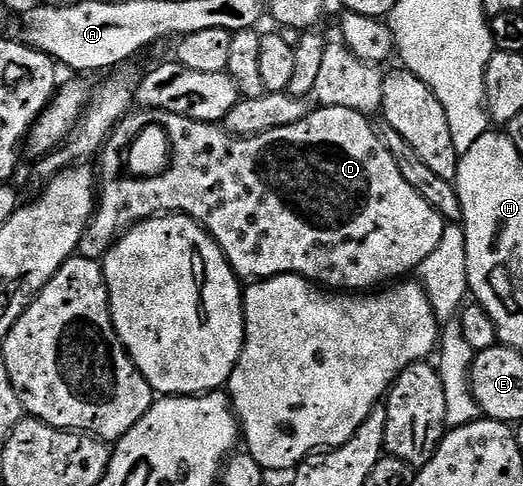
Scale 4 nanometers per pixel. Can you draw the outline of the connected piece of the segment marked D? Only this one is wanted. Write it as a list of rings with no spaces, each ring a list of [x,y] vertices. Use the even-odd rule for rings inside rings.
[[[317,106],[309,110],[308,116],[294,125],[286,125],[282,129],[270,129],[270,133],[255,135],[249,139],[239,139],[237,135],[230,135],[223,126],[215,123],[195,123],[190,117],[182,117],[178,113],[165,111],[139,112],[141,124],[150,127],[160,127],[168,135],[172,143],[172,157],[170,165],[164,170],[163,175],[135,178],[127,173],[121,175],[103,176],[102,186],[98,191],[98,204],[96,214],[88,222],[88,228],[82,233],[82,241],[78,248],[81,259],[103,260],[108,251],[123,238],[131,227],[138,223],[145,223],[147,219],[154,219],[157,215],[185,215],[195,223],[201,223],[212,234],[212,239],[220,246],[222,253],[228,258],[228,264],[236,278],[241,281],[259,281],[273,279],[279,275],[301,275],[309,283],[315,283],[324,289],[335,289],[340,293],[364,293],[369,289],[379,288],[389,281],[408,277],[422,265],[426,257],[437,248],[442,239],[446,221],[434,209],[430,209],[430,201],[422,197],[402,177],[398,165],[394,165],[394,157],[386,149],[381,132],[372,128],[373,120],[367,115],[360,115],[354,109]]]

